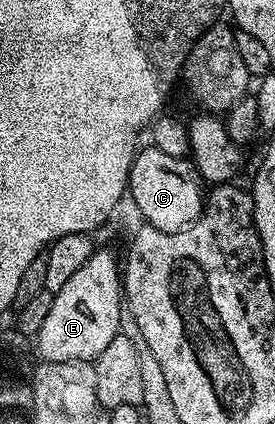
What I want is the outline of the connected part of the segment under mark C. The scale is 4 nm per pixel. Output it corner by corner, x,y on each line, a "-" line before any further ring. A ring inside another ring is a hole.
145,145
133,158
127,195
130,200
133,198
138,213
148,226
164,231
181,231
201,216
203,180
198,168
188,158
171,157
160,149

